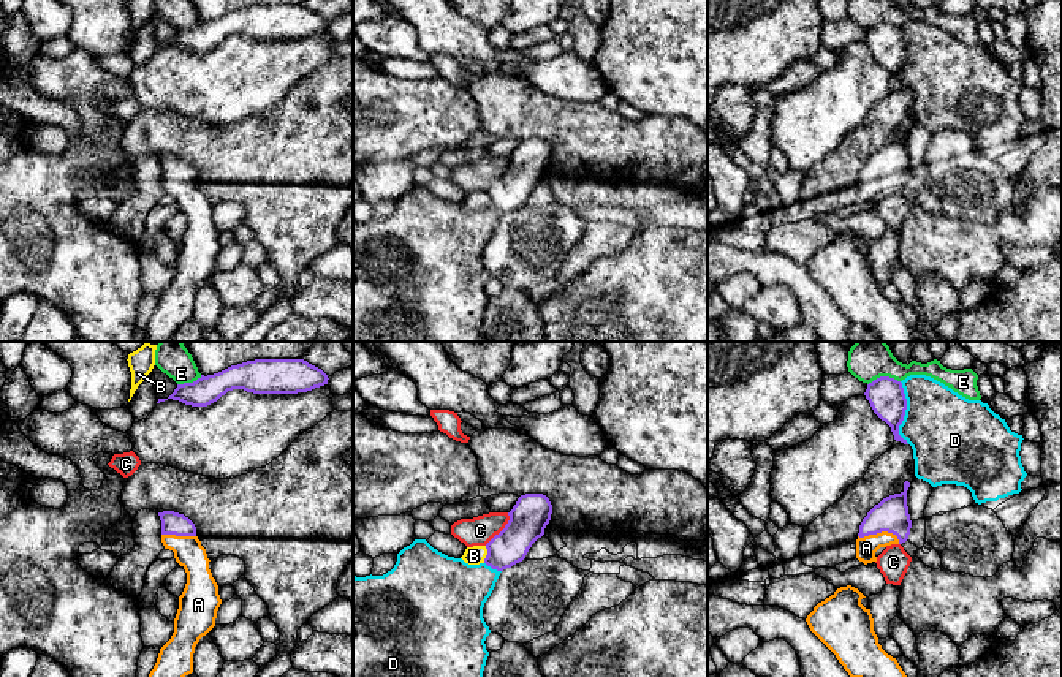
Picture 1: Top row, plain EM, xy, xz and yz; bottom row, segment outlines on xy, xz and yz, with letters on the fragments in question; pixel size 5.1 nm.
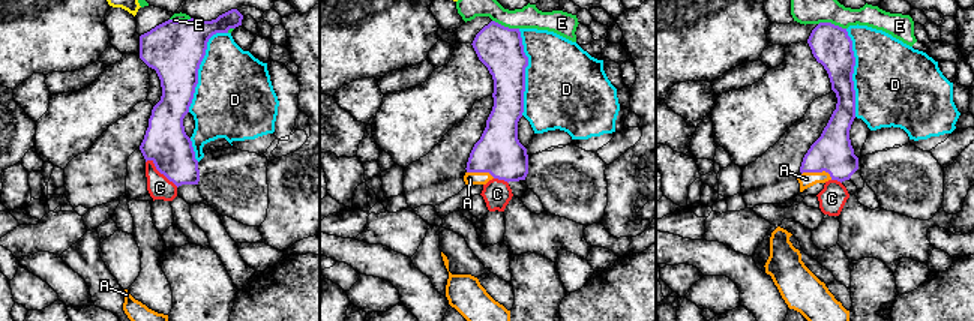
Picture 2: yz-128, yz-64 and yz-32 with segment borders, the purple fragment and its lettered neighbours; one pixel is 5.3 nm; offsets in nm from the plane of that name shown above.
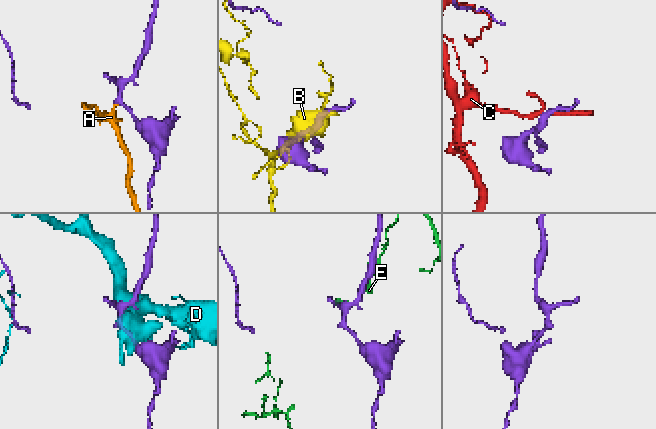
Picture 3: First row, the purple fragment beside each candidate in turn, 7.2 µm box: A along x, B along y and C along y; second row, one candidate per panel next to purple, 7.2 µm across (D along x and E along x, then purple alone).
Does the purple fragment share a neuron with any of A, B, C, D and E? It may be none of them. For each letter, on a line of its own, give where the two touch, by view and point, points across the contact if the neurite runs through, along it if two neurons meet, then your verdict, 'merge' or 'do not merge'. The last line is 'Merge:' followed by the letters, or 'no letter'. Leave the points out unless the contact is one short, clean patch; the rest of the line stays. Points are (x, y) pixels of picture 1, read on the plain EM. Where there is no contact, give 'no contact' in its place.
A: meets purple in yz at (880, 177); runs through yz (891, 160), (880, 177), (866, 193); merge
B: meets purple in xz at (488, 200); do not merge
C: meets purple in xz at (502, 176); do not merge
D: meets purple in yz at (904, 59); do not merge
E: meets purple in yz at (883, 22); do not merge
Merge: A

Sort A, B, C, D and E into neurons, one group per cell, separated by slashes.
A / B / C / D / E

